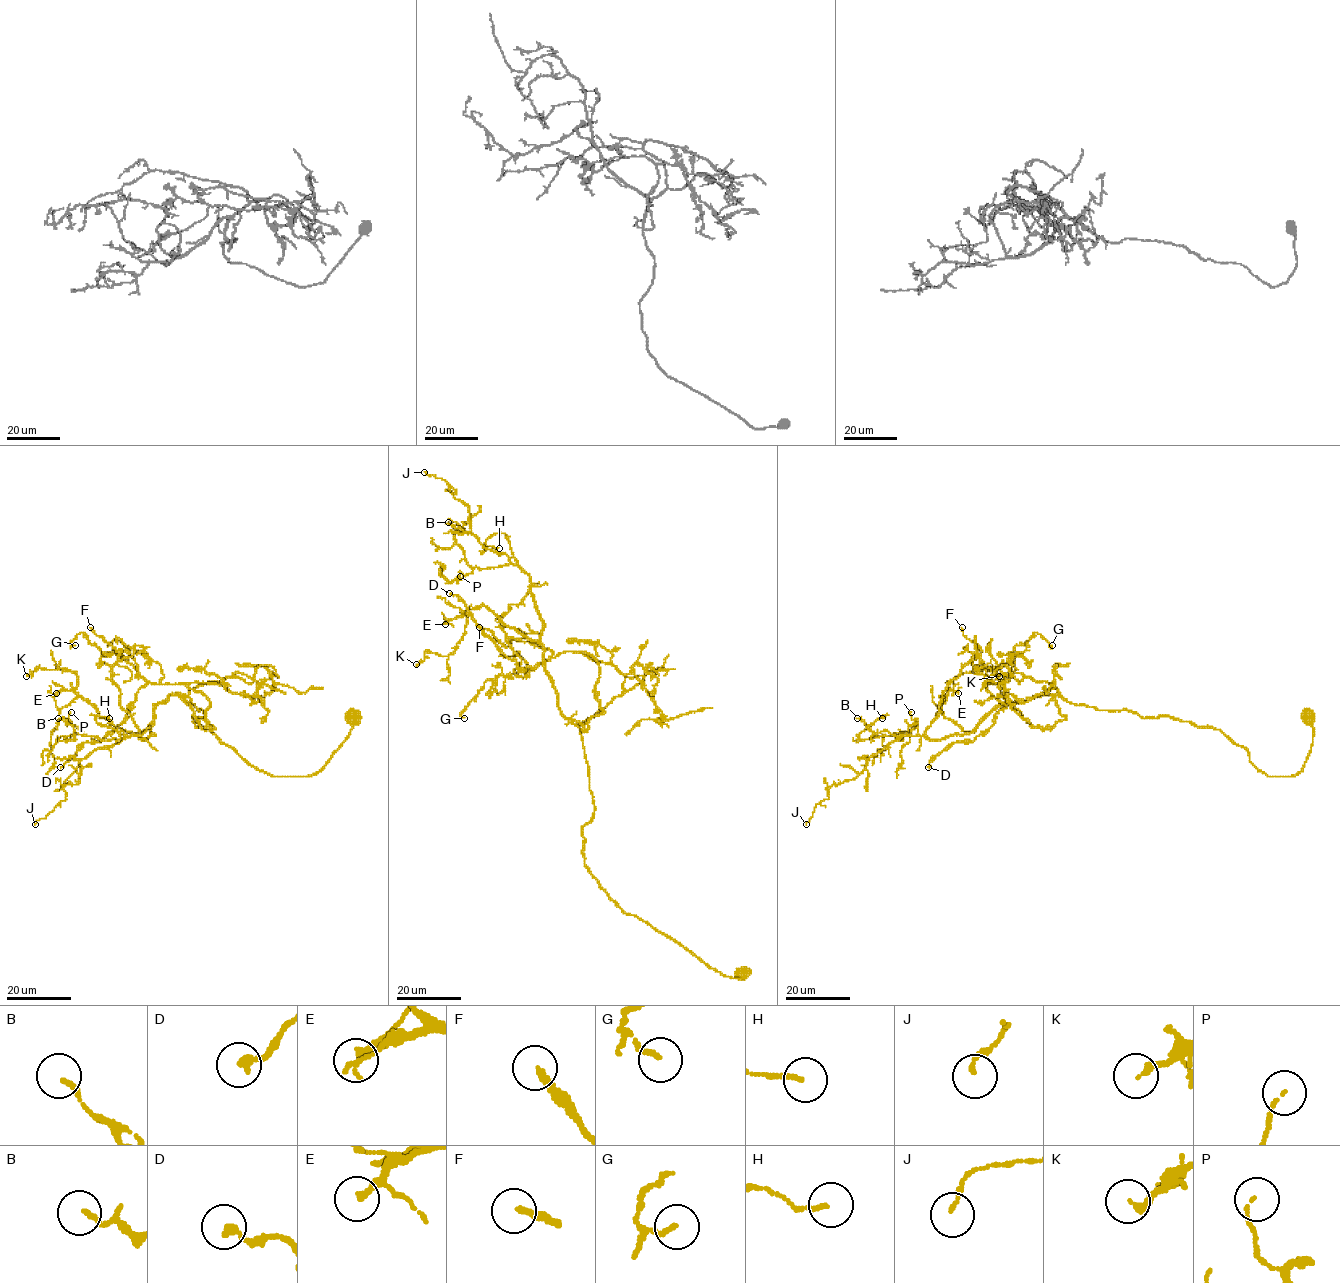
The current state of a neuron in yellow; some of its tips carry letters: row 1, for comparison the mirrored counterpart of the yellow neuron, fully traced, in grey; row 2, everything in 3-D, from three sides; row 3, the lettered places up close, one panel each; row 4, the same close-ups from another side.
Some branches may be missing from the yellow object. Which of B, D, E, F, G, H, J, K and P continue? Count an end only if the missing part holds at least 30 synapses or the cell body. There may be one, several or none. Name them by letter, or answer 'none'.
none

